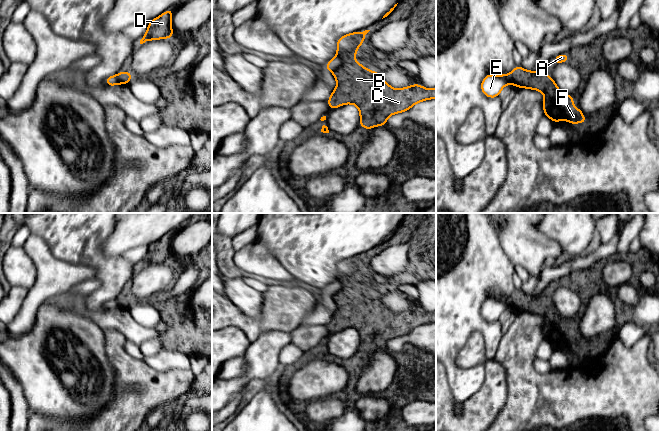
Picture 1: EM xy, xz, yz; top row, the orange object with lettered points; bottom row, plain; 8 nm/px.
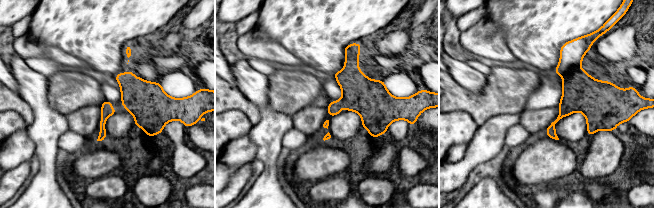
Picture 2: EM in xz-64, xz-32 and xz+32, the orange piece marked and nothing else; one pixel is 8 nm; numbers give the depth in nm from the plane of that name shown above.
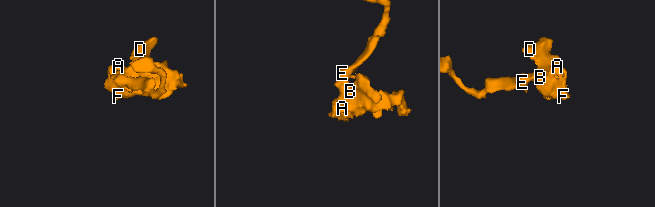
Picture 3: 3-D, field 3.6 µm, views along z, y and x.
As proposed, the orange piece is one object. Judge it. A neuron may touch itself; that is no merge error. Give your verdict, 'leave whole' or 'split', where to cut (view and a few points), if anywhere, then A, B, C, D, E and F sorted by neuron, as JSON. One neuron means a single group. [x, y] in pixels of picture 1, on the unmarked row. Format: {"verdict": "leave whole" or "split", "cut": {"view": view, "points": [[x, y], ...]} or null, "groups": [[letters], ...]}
{"verdict": "split", "cut": {"view": "xz", "points": [[353, 281], [344, 280], [341, 287], [332, 296]]}, "groups": [["A", "B", "C", "D", "F"], ["E"]]}

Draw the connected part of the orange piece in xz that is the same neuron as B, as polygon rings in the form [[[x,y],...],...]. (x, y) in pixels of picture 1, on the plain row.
[[[344,280],[340,290],[335,293],[333,299],[337,311],[327,324],[329,333],[336,333],[343,328],[354,328],[360,336],[360,350],[372,353],[375,350],[385,350],[387,342],[393,338],[409,334],[415,328],[428,323],[436,323],[436,312],[427,313],[420,308],[395,313],[383,303],[382,298],[366,293],[354,282]]]

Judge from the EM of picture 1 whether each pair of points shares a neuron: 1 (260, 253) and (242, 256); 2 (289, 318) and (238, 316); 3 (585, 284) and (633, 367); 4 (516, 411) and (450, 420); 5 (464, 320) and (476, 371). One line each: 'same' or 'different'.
1: same
2: same
3: different
4: different
5: same

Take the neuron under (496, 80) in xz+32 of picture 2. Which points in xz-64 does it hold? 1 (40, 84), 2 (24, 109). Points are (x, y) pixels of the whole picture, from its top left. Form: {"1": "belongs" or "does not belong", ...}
{"1": "does not belong", "2": "belongs"}

